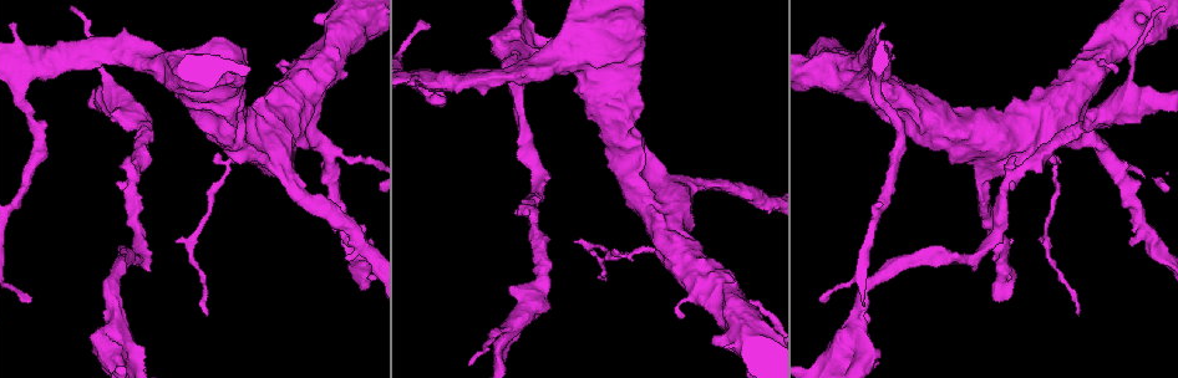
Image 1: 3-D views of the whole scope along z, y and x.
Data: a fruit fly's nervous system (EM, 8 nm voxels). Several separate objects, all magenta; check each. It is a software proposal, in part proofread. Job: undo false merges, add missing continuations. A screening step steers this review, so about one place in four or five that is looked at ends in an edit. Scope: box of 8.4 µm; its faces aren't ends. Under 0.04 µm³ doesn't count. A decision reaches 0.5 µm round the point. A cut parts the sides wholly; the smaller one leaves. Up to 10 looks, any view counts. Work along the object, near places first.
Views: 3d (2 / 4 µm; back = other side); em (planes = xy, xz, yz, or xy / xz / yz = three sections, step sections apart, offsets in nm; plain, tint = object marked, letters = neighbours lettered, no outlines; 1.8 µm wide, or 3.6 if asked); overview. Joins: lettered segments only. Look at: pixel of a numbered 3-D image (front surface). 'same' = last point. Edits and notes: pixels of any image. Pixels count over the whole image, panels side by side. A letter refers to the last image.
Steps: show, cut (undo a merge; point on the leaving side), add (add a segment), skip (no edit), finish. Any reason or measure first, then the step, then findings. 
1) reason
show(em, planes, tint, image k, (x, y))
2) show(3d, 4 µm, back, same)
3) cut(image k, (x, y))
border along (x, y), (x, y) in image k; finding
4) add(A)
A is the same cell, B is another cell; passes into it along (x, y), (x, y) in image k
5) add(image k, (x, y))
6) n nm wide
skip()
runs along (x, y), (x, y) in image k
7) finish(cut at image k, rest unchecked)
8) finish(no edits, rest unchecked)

show(3d, 4 µm, image 1, (111, 335))

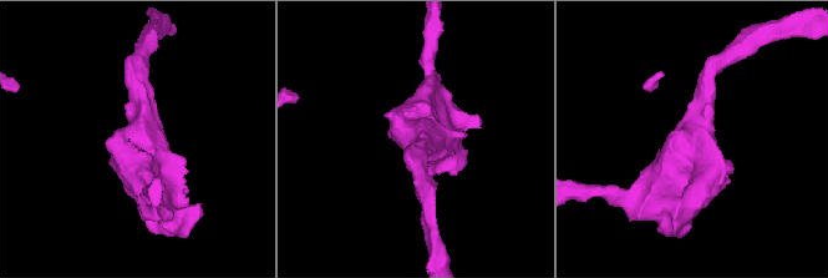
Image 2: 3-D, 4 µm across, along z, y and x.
shape alone is not enough
show(em, xz, step 8, tint, image 2, (141, 141))

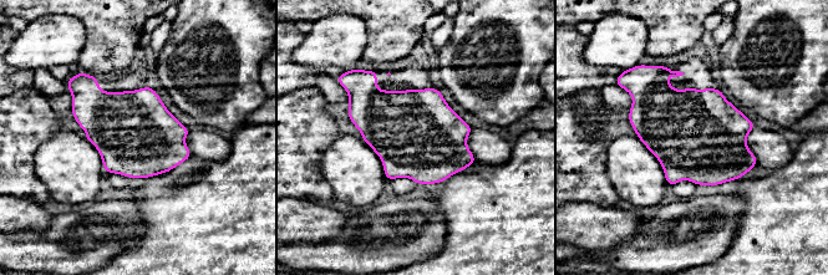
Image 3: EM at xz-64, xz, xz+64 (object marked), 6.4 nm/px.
what lies round it
show(em, xz, step 8, letters, same)

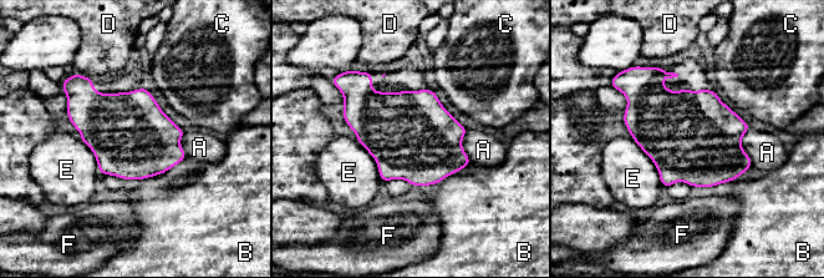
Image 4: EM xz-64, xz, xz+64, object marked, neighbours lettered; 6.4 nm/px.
skip()
A, B, C, D, E and F are other cells; one neuron here

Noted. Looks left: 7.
show(3d, 4 µm, image 1, (1079, 315))

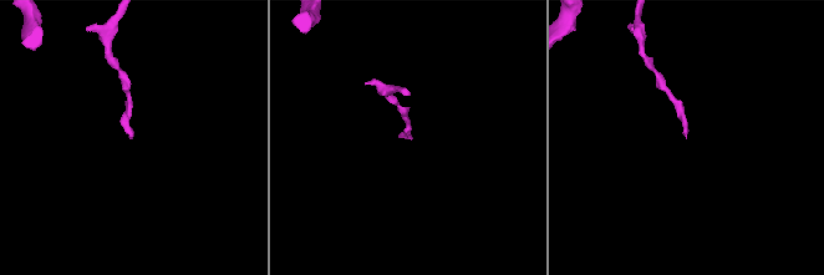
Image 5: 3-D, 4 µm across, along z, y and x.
shape alone is not enough
show(em, planes, letters, image 5, (132, 134))

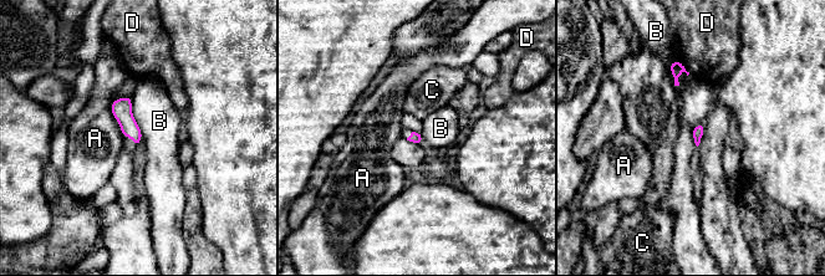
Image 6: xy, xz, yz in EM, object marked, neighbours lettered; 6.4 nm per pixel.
skip()
A, B, C and D are other cells; no lettered segment goes on from it

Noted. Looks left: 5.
calibre changes
show(3d, 4 µm, image 1, (1040, 137))

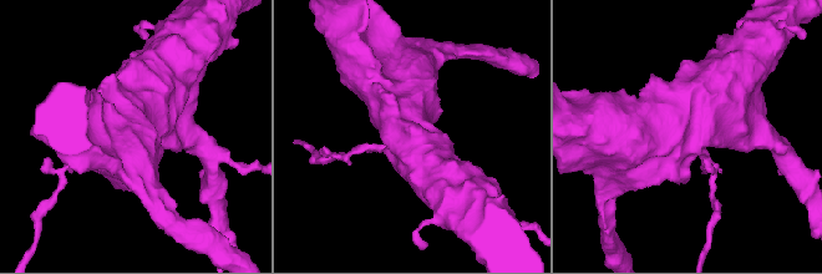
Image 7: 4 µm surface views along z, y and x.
show(em, 3.6 µm, xz, step 8, letters, image 7, (689, 135))

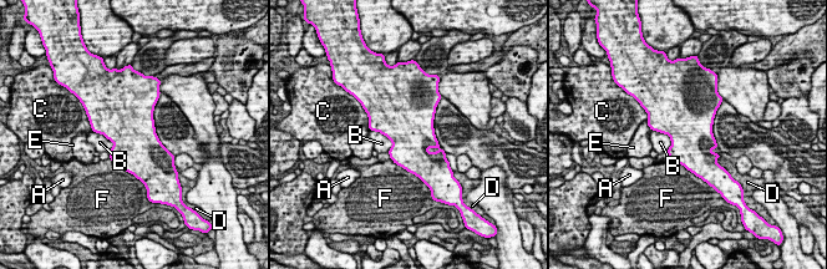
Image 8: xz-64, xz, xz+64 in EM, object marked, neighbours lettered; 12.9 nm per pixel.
show(em, 3.6 µm, yz, step 4, letters, same)

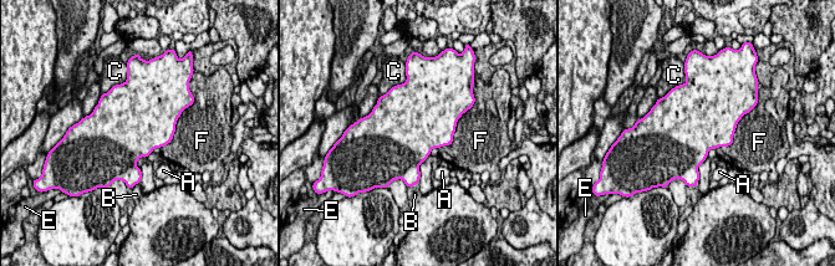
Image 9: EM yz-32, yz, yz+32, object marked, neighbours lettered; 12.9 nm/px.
850 nm wide
skip()
A, B, C, E and F are other cells; border along (147, 157), (141, 157), (135, 165) in image 9; continuous, no second neuron

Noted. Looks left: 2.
sudden change in width
show(em, xz, step 16, tint, image 1, (505, 338))

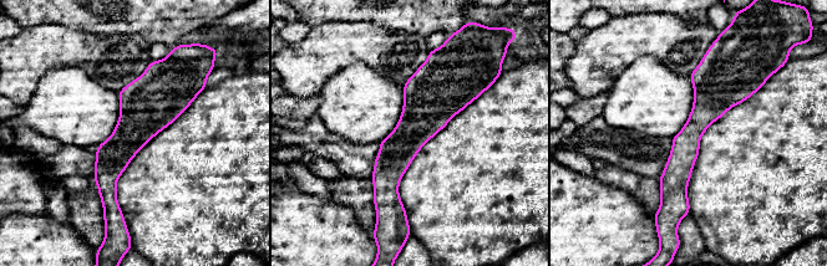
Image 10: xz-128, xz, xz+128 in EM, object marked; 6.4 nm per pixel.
another direction
show(em, planes, letters, same)

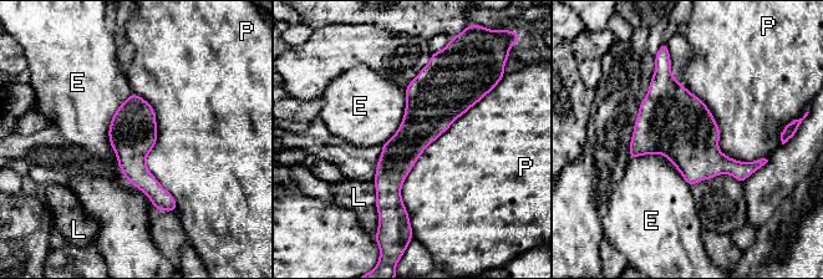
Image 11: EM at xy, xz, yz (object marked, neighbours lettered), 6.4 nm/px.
skip()
E, L and P are other cells; border along (487, 95), (405, 179), (410, 226) in image 11; one neuron here

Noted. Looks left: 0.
finish(no edits, rest unchecked)

